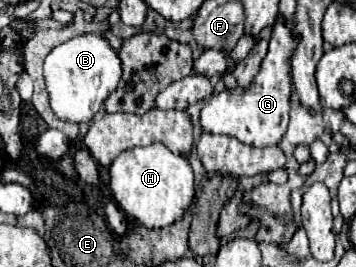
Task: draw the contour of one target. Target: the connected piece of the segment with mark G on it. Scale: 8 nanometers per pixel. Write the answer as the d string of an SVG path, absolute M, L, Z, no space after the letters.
M279 18L273 26L271 40L269 40L269 52L261 62L261 68L249 88L235 88L235 90L223 90L217 96L211 96L207 106L201 110L201 126L205 132L211 134L227 134L235 136L239 142L265 148L265 146L277 146L281 138L287 132L289 124L289 98L293 92L291 76L289 76L289 62L291 54L297 48L299 36L293 36L293 24L287 24L285 18Z

